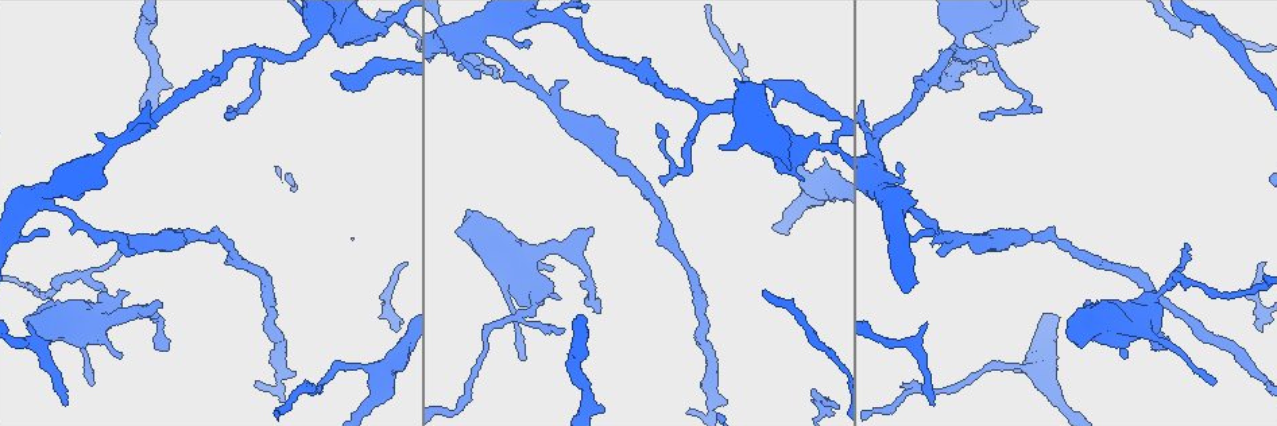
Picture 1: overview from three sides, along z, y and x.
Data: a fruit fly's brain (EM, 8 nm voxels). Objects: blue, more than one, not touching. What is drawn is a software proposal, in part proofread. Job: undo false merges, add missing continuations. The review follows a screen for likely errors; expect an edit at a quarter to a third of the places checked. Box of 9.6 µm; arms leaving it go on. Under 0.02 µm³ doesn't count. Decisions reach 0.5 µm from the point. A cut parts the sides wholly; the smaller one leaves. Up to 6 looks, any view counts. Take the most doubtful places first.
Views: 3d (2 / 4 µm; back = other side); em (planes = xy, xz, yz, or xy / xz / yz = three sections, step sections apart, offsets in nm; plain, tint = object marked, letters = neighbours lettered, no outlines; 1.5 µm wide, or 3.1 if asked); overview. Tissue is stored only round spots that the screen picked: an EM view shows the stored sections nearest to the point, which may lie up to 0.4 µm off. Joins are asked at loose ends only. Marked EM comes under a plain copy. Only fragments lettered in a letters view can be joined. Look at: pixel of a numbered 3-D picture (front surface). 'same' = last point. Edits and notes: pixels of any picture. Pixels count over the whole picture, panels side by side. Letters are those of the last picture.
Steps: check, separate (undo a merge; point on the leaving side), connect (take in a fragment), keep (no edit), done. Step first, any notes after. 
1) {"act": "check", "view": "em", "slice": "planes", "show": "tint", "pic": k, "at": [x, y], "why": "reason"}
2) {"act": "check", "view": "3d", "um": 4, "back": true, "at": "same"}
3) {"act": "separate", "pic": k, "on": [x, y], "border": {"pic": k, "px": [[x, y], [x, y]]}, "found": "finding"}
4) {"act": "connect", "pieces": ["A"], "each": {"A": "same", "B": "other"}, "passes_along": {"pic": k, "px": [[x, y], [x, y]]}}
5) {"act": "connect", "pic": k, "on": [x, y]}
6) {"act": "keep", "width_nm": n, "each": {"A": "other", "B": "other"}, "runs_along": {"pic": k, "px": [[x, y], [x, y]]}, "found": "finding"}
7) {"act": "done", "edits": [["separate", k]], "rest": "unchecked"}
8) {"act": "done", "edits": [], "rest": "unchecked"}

{"act": "check", "view": "em", "slice": "yz", "step": 4, "show": "tint", "pic": 1, "at": [159, 304], "why": "free end"}

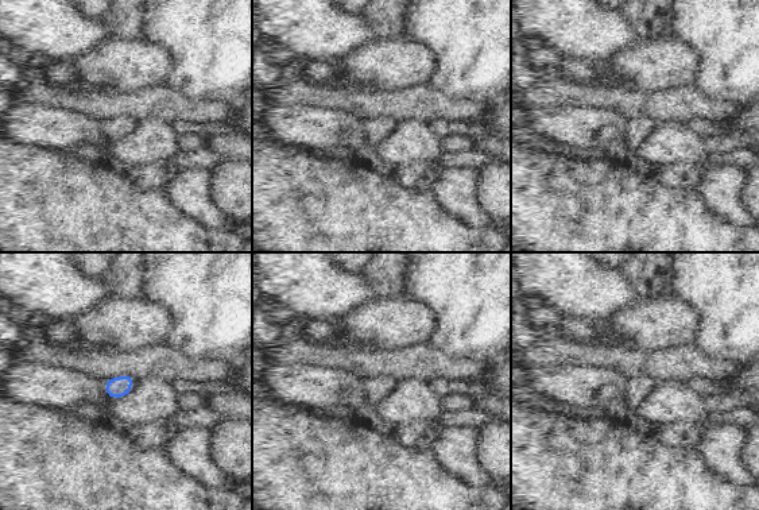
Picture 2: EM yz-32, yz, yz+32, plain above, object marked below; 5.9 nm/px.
{"act": "check", "view": "em", "slice": "planes", "show": "letters", "at": "same", "why": "another direction"}

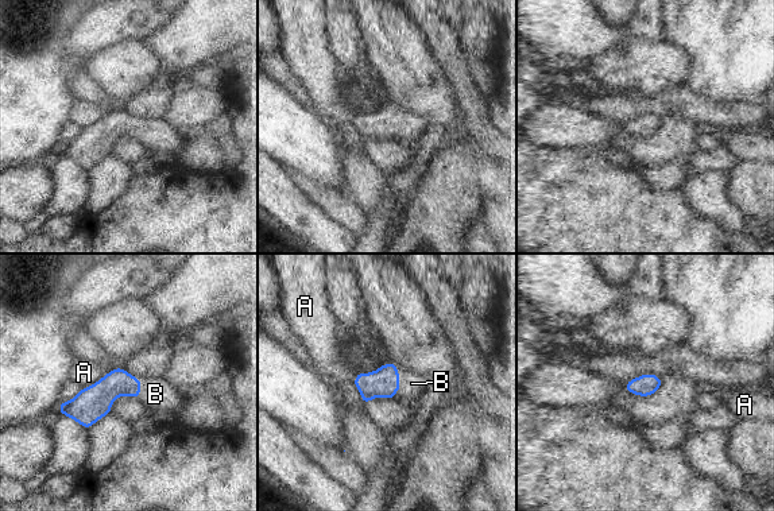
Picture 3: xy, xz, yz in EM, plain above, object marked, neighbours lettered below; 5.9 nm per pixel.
{"act": "connect", "pieces": ["B"], "each": {"A": "other", "B": "same"}, "found": "it goes on there"}

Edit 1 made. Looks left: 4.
{"act": "check", "view": "3d", "um": 2, "pic": 1, "at": [767, 81], "why": "an open end"}

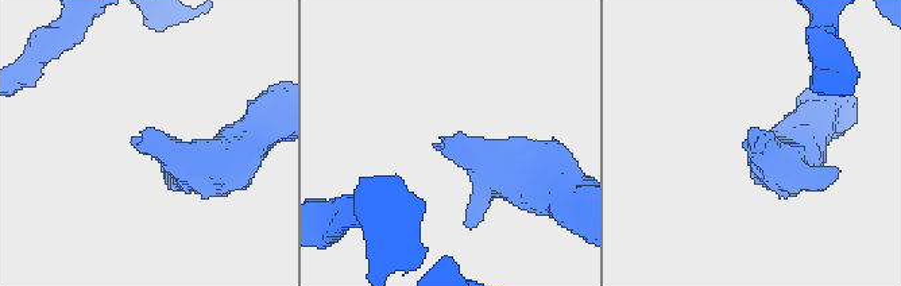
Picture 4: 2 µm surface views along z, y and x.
{"act": "check", "view": "em", "slice": "planes", "show": "letters", "pic": 4, "at": [743, 142], "why": "now the EM"}

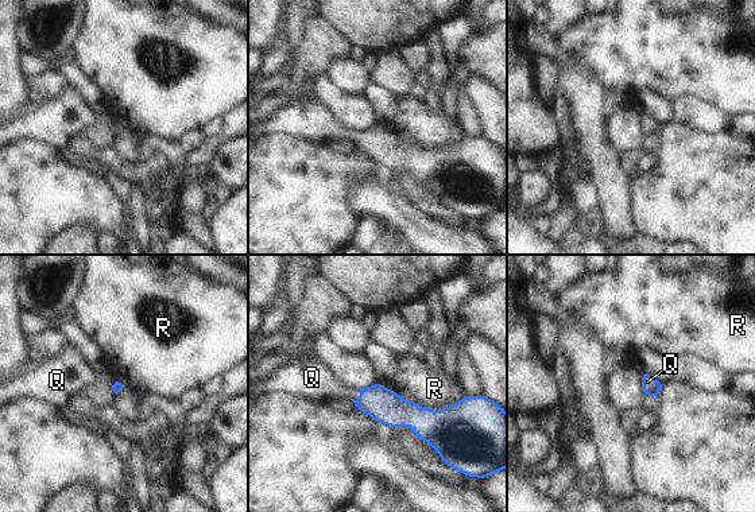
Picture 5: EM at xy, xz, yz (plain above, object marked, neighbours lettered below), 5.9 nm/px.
{"act": "connect", "pieces": ["Q"], "each": {"Q": "same", "R": "other"}, "passes_along": {"pic": 5, "px": [[384, 406], [360, 398], [321, 383]]}, "found": "it goes on there"}

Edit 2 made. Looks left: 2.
{"act": "done", "edits": [["connect", 3], ["connect", 5]], "rest": "unchecked"}

